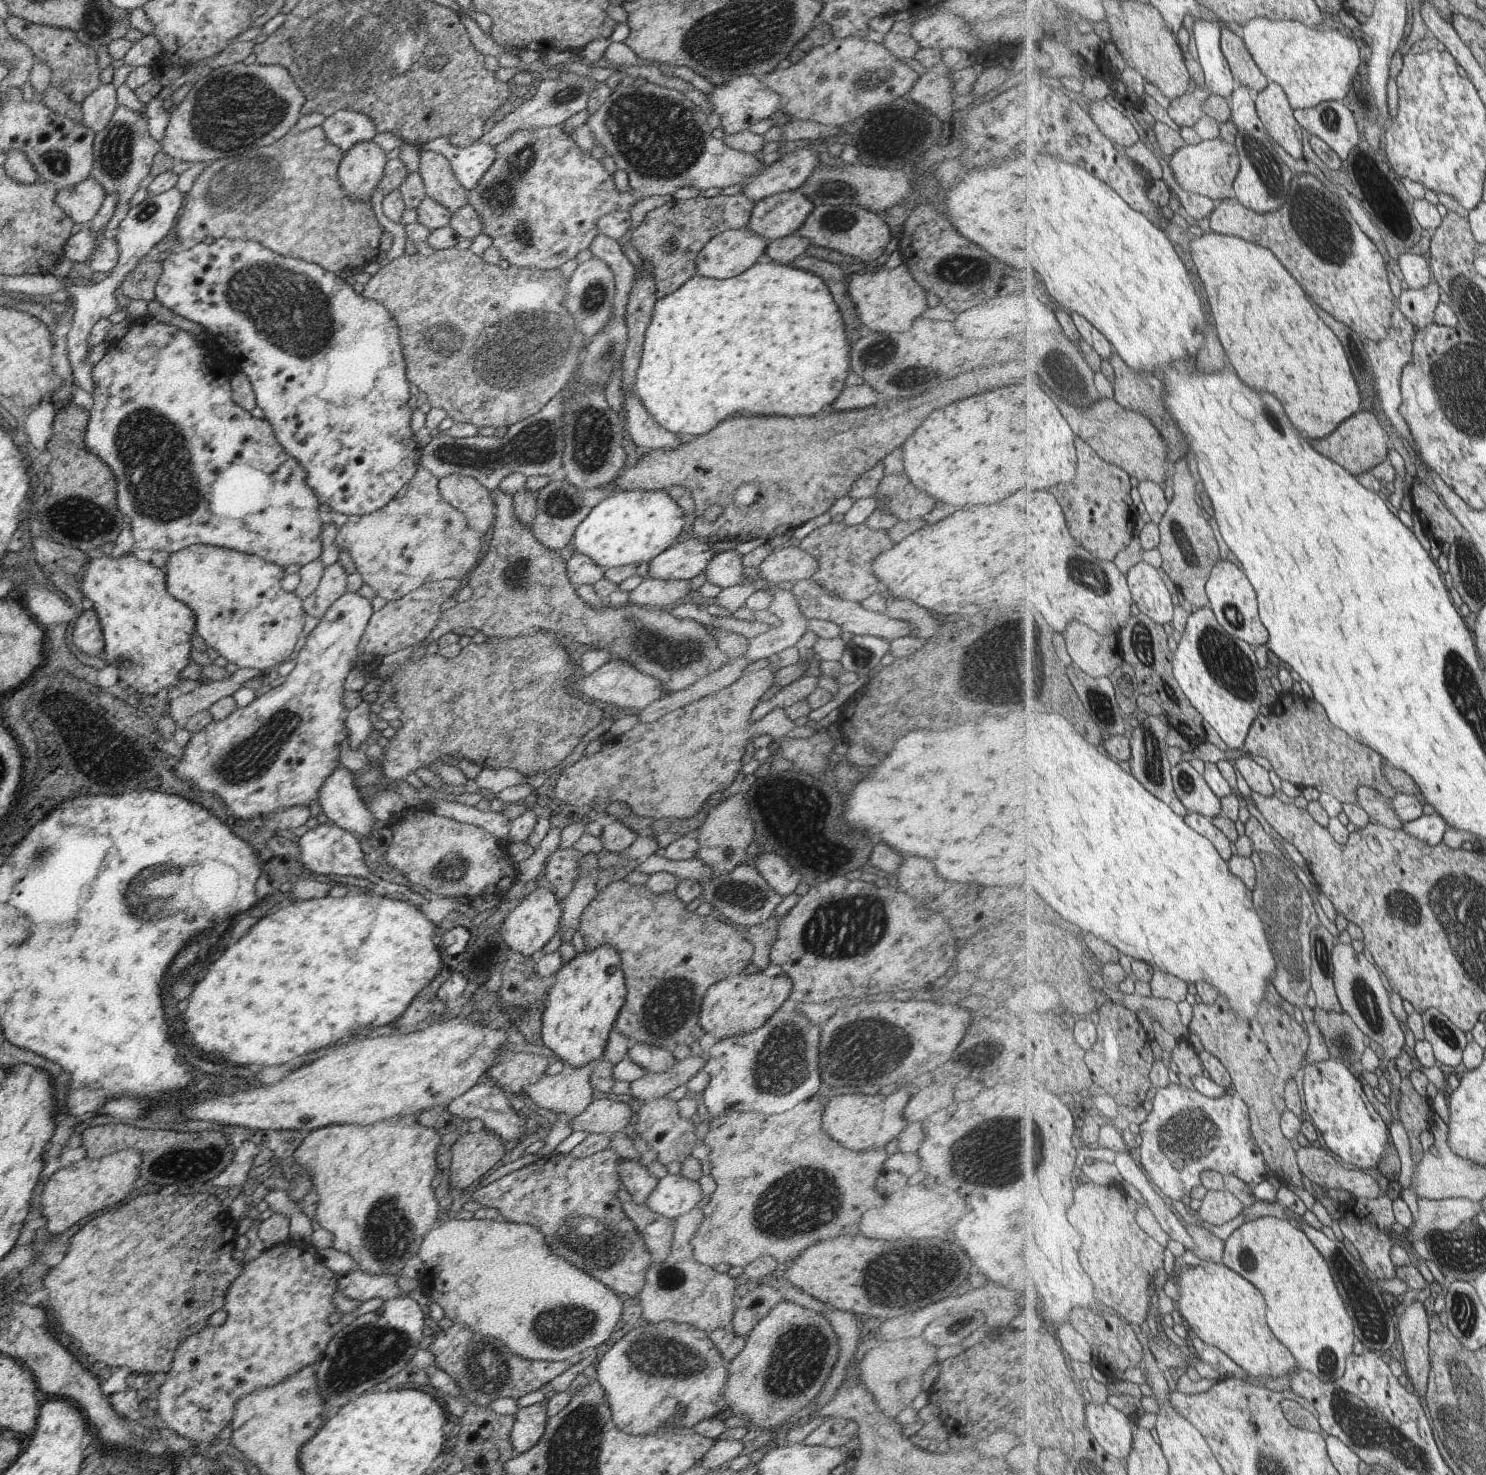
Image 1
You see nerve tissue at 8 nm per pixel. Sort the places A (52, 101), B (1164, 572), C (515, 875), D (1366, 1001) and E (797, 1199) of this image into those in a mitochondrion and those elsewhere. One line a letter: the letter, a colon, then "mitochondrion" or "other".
A: other
B: other
C: other
D: mitochondrion
E: mitochondrion

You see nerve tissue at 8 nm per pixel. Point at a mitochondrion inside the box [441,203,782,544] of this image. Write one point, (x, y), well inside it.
(536, 336)

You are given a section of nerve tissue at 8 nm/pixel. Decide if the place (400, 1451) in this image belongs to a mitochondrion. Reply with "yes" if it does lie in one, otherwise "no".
no

